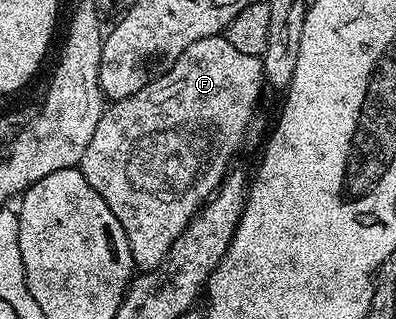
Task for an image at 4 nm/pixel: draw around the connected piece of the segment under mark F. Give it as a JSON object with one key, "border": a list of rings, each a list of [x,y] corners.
{"border":[[[222,34],[210,35],[201,41],[193,41],[193,45],[189,45],[189,49],[185,49],[185,53],[181,53],[181,57],[177,57],[166,70],[164,75],[159,75],[156,79],[154,76],[141,90],[133,93],[133,97],[116,99],[106,108],[93,132],[93,137],[89,140],[89,145],[85,148],[84,156],[81,157],[78,164],[85,181],[89,181],[89,185],[93,185],[93,189],[97,189],[101,201],[105,201],[105,205],[109,205],[109,209],[113,209],[113,217],[117,217],[117,221],[121,221],[121,229],[125,229],[125,237],[129,241],[132,264],[139,271],[157,269],[161,265],[161,261],[165,261],[173,241],[177,241],[177,237],[181,237],[181,233],[189,225],[191,218],[223,184],[223,178],[227,176],[229,168],[232,166],[230,163],[234,161],[235,154],[242,149],[243,142],[246,141],[247,134],[250,133],[251,126],[255,123],[255,114],[259,111],[259,98],[263,95],[263,87],[265,88],[262,58],[249,53],[240,53],[238,49],[233,49],[233,45],[229,45],[229,41],[224,39]]]}

